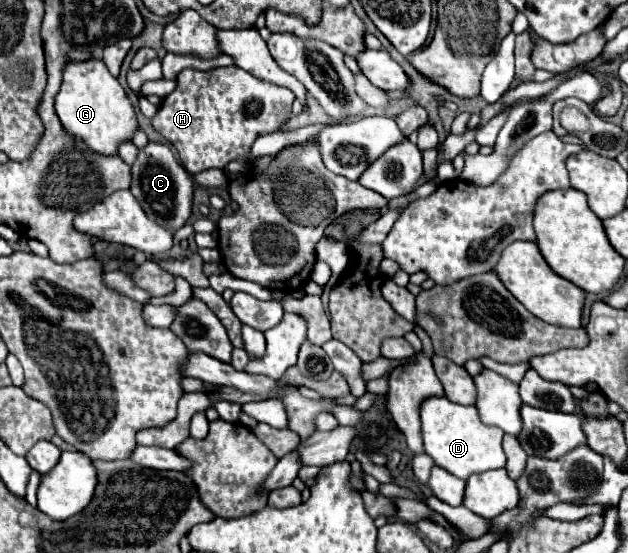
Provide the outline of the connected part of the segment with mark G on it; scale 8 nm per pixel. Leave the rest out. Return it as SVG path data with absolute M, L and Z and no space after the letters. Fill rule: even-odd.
M91 58L85 62L69 62L63 72L63 84L55 98L55 110L63 124L63 130L81 140L91 152L101 156L117 156L119 146L135 136L139 130L135 110L121 88L121 84L109 74L103 60Z

